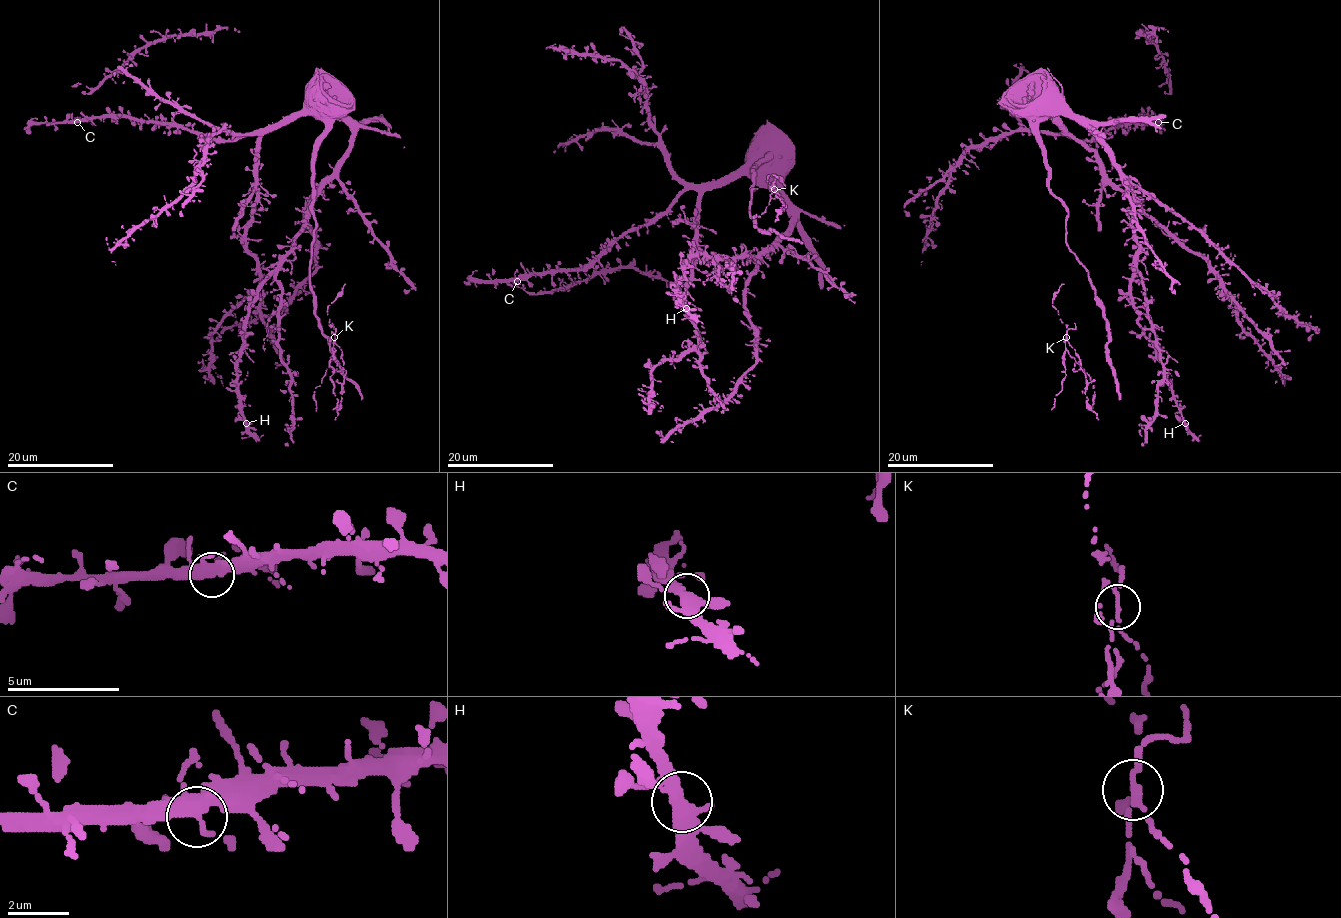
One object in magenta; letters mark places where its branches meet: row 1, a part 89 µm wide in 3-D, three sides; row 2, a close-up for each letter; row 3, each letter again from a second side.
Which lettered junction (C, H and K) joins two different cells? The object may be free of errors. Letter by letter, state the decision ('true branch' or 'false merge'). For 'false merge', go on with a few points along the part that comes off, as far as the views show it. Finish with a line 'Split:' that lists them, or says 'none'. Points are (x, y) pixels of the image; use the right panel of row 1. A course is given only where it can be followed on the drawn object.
C: true branch
H: true branch
K: false merge; foreign part runs (1066, 337), (1067, 352), (1087, 374), (1094, 388), (1091, 410)
Split: K

